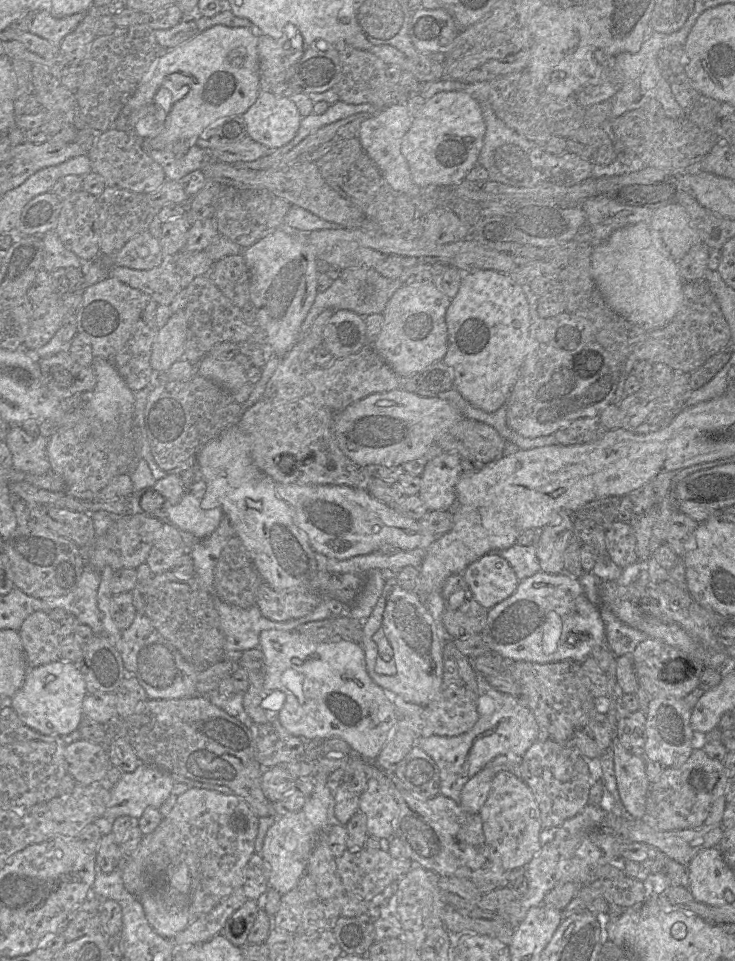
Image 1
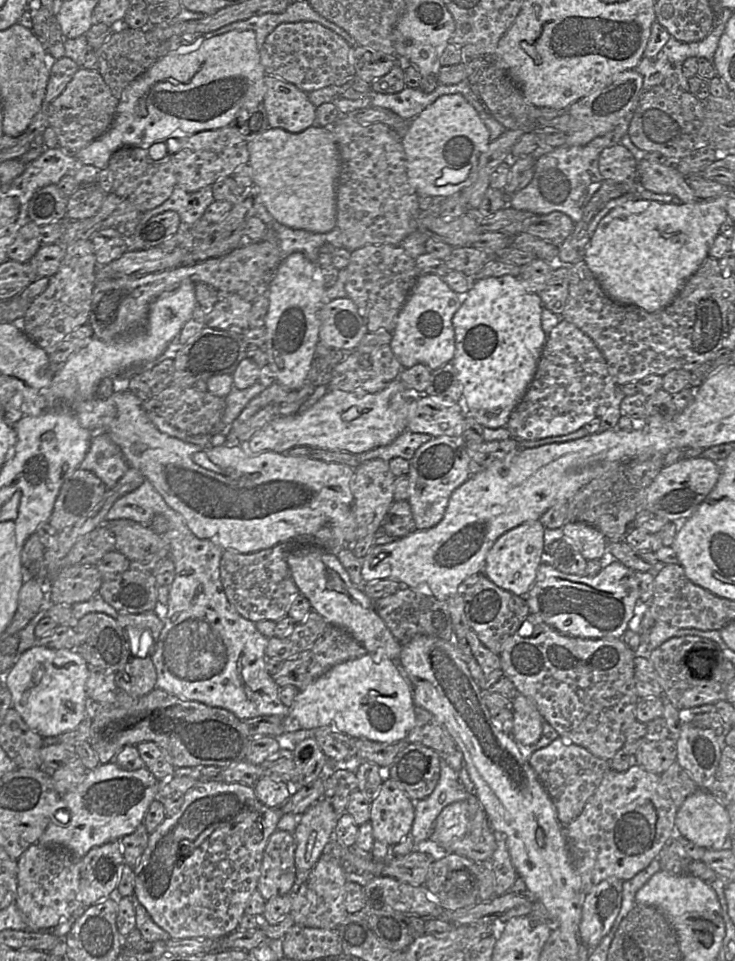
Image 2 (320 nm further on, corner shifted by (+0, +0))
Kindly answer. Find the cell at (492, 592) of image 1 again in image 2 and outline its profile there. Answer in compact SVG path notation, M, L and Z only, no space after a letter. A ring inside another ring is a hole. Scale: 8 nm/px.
M528 520L502 534L487 552L486 577L499 588L517 596L526 597L536 580L538 566L542 563L544 530L540 520Z

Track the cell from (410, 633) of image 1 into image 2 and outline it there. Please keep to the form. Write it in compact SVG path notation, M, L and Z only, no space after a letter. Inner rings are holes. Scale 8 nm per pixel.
M416 635L402 645L397 663L403 667L411 684L414 706L429 711L441 723L458 749L463 754L464 766L473 782L475 796L487 814L494 833L503 836L512 864L518 876L524 881L528 894L541 902L550 919L560 932L577 935L581 921L584 892L581 879L575 872L564 834L564 826L557 818L556 808L524 755L524 747L518 744L512 734L505 733L500 723L491 716L481 690L471 675L454 641L434 636Z

